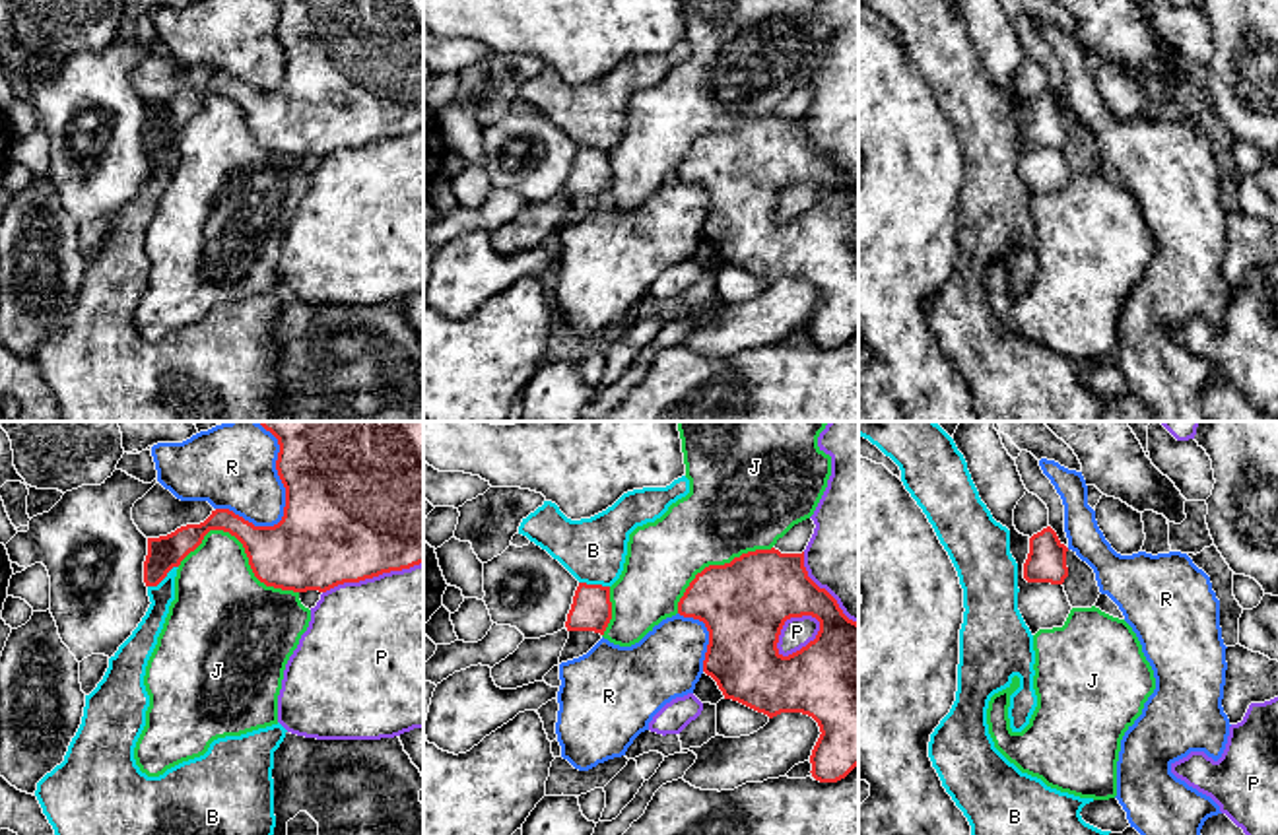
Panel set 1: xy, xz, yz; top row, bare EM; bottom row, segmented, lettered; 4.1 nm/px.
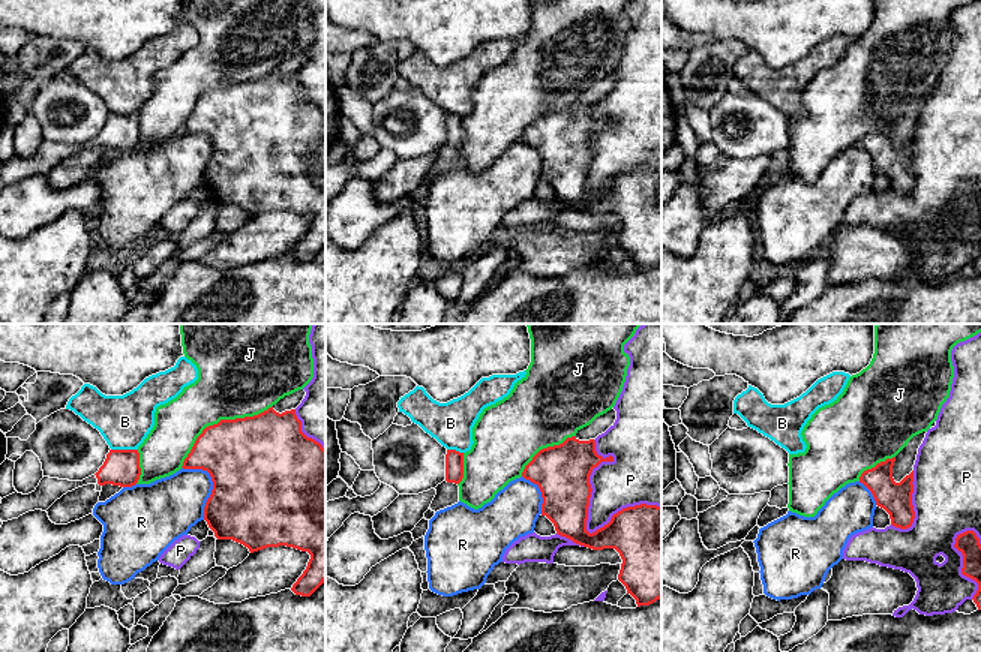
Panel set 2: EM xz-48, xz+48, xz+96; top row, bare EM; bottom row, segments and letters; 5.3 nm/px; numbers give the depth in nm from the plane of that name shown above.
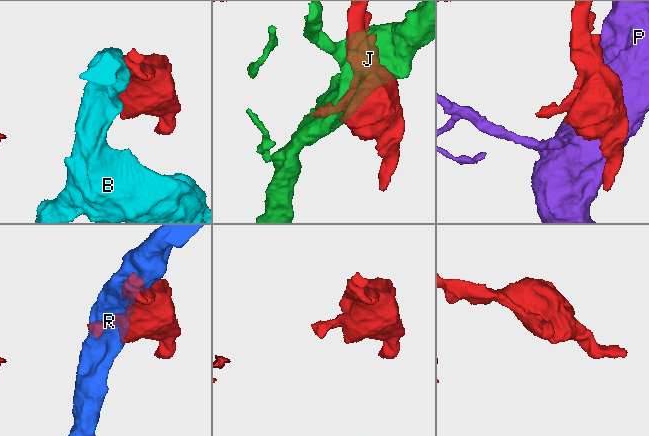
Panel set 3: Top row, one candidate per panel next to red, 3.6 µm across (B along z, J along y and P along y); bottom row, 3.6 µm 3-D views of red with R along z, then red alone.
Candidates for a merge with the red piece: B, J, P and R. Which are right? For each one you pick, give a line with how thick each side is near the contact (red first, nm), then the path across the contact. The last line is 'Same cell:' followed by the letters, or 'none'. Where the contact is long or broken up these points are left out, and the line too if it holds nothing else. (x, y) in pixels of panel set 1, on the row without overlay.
Same cell: none

